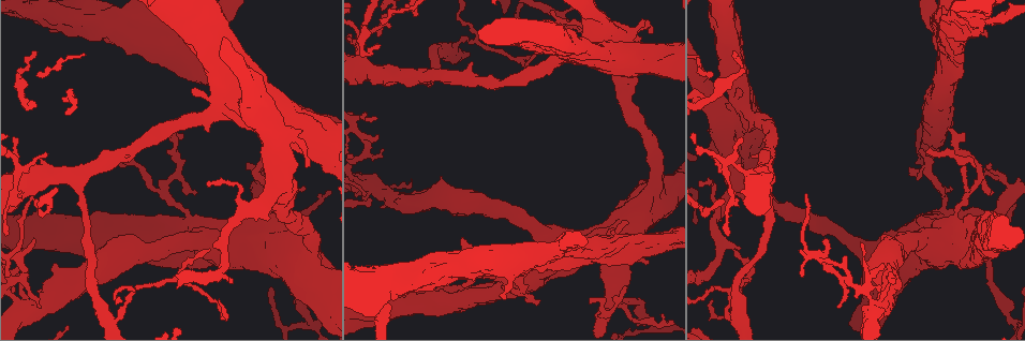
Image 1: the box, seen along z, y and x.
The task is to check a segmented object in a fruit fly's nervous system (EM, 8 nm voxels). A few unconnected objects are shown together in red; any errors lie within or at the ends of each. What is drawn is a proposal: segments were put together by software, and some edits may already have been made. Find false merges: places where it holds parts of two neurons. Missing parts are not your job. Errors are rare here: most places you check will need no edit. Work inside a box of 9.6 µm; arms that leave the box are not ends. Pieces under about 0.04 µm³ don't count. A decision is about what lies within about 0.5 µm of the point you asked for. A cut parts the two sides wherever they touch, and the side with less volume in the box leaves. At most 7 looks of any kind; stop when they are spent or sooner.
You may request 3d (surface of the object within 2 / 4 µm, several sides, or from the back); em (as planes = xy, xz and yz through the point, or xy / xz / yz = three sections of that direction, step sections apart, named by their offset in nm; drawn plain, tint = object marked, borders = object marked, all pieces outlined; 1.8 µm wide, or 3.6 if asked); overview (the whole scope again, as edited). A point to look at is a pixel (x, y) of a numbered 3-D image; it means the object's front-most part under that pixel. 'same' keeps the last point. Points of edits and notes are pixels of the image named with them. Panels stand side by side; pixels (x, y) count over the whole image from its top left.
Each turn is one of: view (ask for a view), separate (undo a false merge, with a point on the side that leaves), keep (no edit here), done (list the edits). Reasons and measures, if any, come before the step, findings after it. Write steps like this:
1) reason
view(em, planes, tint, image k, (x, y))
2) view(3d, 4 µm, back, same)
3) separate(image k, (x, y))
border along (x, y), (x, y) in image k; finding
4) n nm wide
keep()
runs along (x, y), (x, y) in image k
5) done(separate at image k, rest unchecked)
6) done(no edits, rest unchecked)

closes a loop
view(3d, 4 µm, image 1, (292, 264))

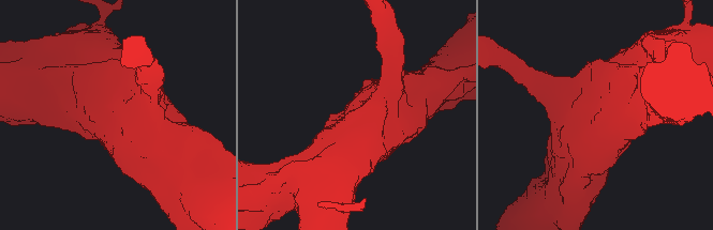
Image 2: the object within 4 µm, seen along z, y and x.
need the tissue
view(em, planes, tint, image 2, (611, 115))

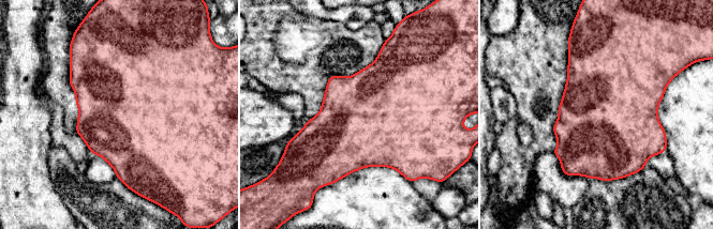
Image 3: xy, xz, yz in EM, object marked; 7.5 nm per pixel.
keep()
one neuron here

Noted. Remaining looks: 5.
abrupt turn
view(em, 3.6 µm, planes, tint, image 1, (724, 136))

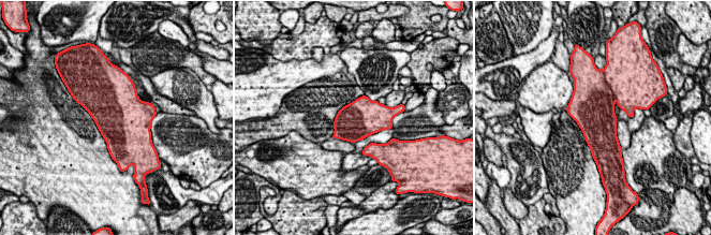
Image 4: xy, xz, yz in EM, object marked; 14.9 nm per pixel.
separate(image 4, (627, 87))
border along (609, 87), (615, 96) in image 4; two neurons meet here

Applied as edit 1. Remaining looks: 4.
redraw
view(overview)

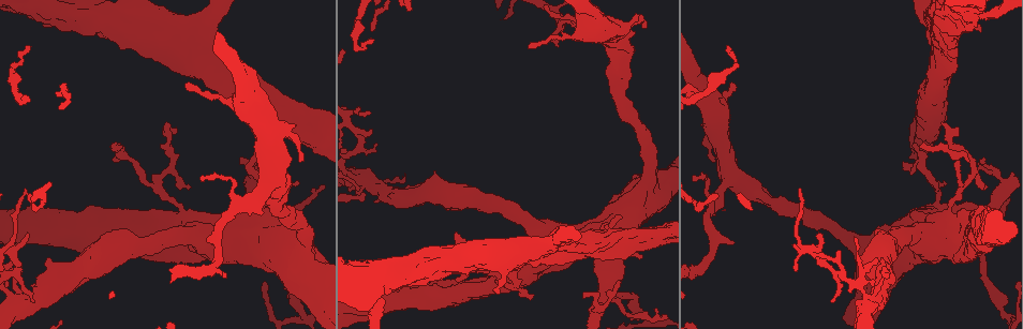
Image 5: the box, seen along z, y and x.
calibre changes
view(em, 3.6 µm, planes, borders, image 5, (982, 14))

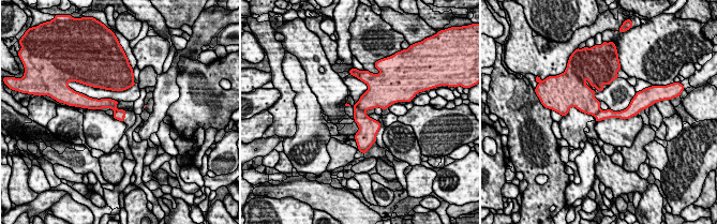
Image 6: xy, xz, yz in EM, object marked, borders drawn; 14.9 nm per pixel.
separate(image 6, (366, 123))
the part that leaves runs along (631, 112), (602, 114), (598, 118) in image 6; two neurons meet here

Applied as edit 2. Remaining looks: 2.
done(separate at image 4, separate at image 6, rest unchecked)

